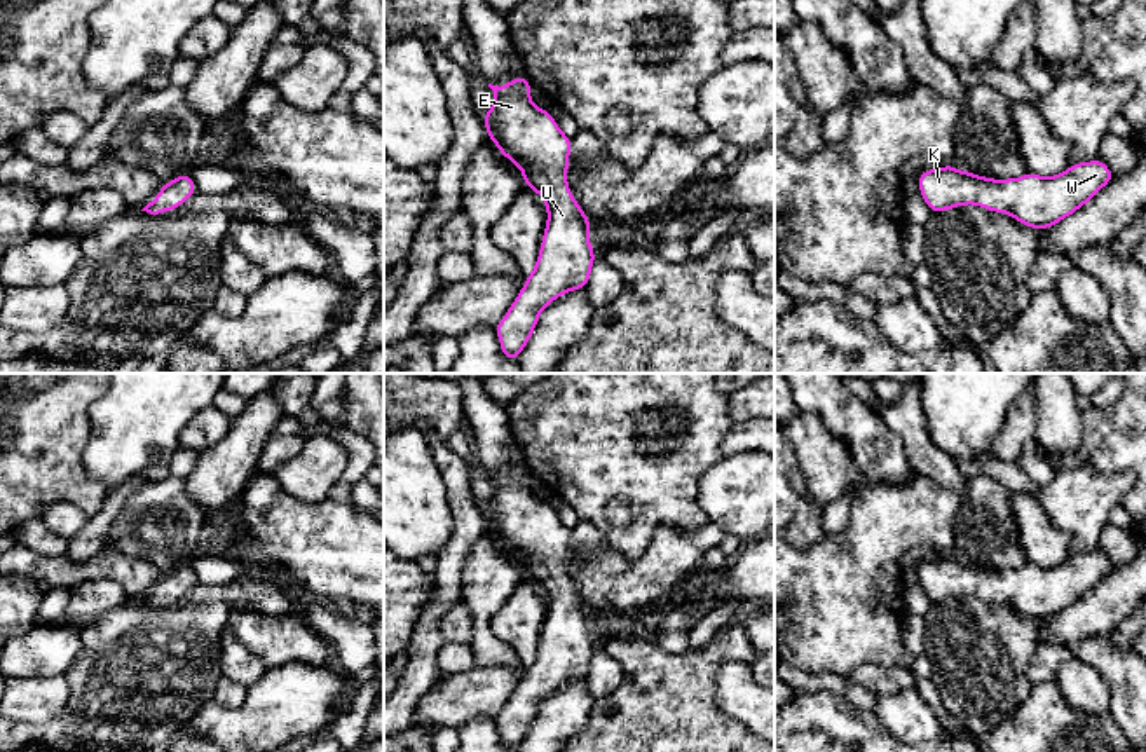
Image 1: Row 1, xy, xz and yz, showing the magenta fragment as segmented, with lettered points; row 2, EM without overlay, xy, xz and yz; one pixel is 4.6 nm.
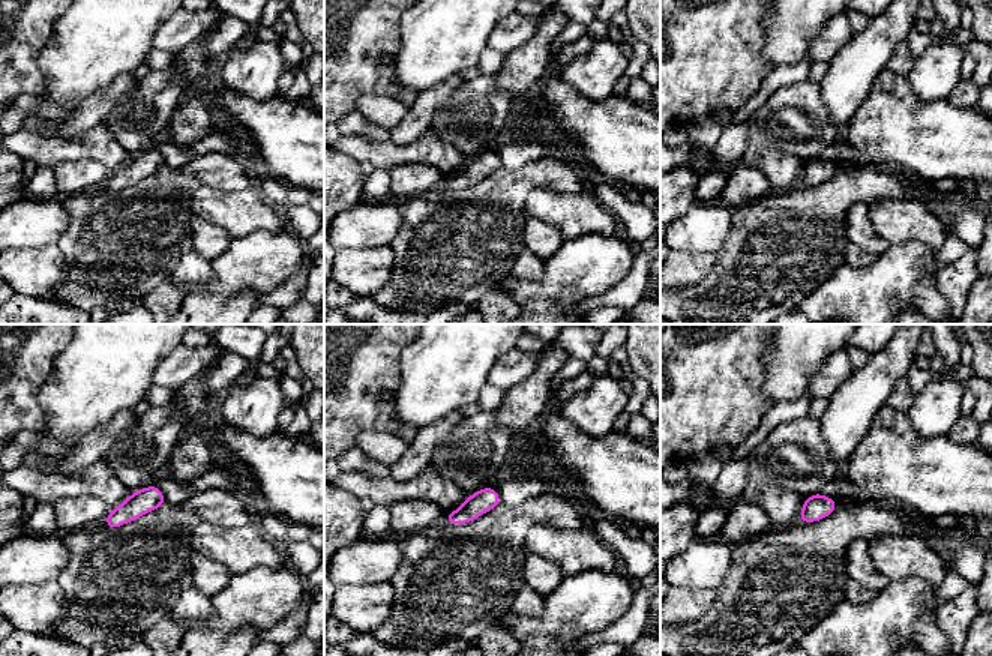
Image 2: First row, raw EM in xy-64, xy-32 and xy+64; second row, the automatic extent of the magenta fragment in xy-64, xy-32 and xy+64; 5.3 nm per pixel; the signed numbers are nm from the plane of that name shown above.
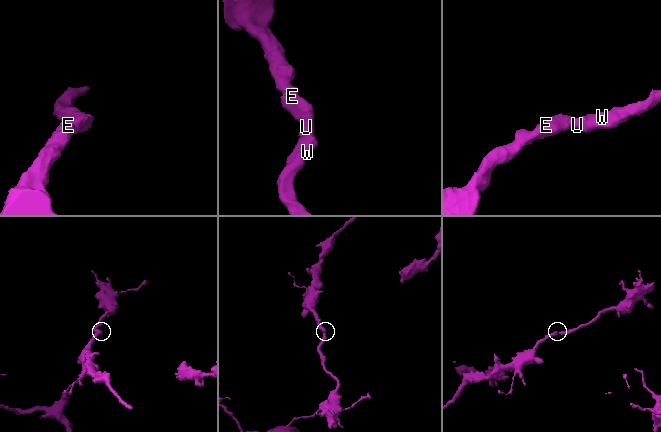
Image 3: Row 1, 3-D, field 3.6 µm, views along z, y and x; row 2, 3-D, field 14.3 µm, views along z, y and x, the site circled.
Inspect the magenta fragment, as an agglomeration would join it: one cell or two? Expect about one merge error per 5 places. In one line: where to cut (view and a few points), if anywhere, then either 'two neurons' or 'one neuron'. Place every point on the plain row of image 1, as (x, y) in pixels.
cut none; one neuron

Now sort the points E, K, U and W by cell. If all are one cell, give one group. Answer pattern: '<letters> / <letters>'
E K U W

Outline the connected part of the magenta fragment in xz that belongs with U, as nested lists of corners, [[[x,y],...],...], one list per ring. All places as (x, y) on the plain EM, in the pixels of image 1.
[[[525,466],[509,471],[504,478],[492,475],[488,478],[494,482],[495,494],[490,501],[483,502],[487,527],[508,551],[520,558],[525,578],[542,588],[548,602],[535,658],[527,667],[506,707],[494,717],[502,747],[518,752],[520,743],[537,717],[542,700],[569,682],[584,680],[597,649],[588,628],[591,612],[576,593],[567,574],[572,529],[562,523],[549,501],[532,494],[532,475]]]

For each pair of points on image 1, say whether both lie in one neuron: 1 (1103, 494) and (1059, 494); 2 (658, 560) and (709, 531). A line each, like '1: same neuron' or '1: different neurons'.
1: same neuron
2: same neuron

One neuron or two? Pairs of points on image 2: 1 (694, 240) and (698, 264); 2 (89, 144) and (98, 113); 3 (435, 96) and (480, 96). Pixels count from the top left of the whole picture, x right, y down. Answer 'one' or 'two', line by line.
1: two
2: two
3: two

